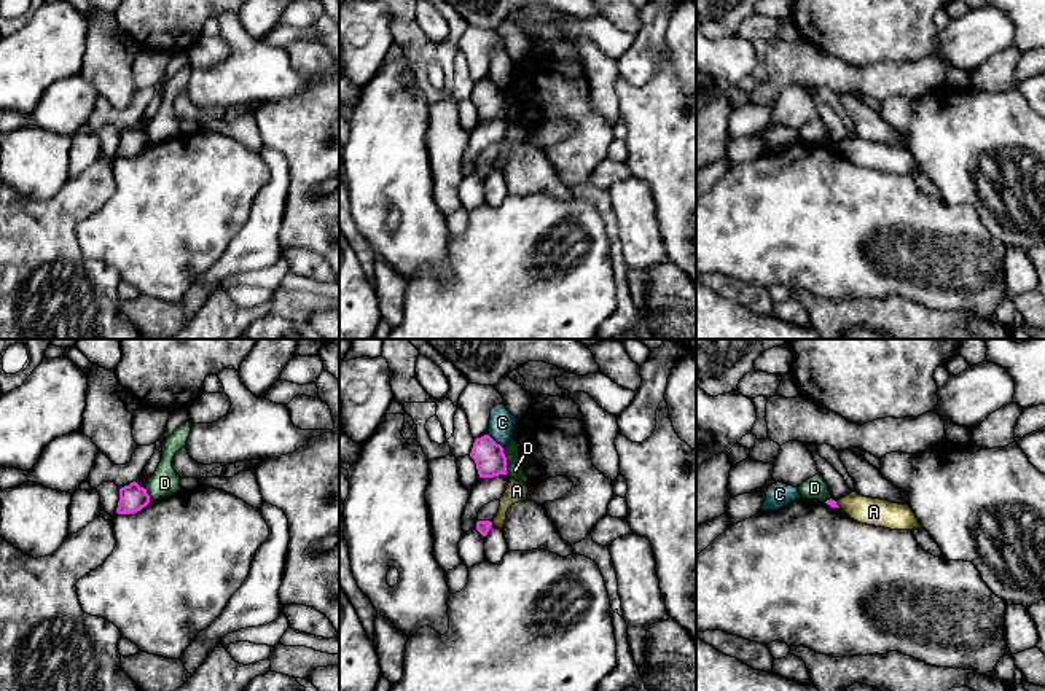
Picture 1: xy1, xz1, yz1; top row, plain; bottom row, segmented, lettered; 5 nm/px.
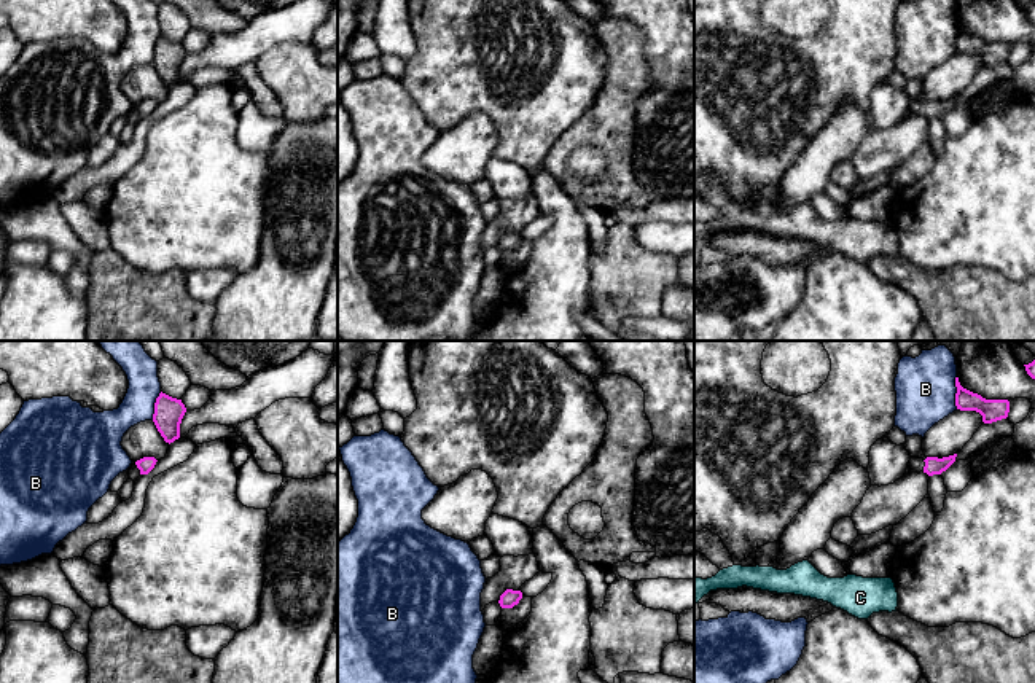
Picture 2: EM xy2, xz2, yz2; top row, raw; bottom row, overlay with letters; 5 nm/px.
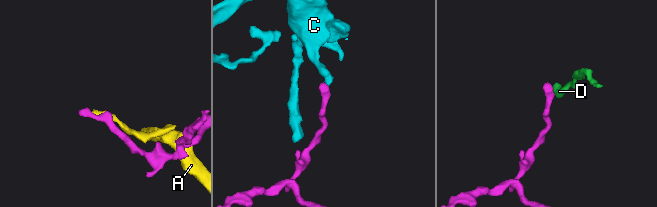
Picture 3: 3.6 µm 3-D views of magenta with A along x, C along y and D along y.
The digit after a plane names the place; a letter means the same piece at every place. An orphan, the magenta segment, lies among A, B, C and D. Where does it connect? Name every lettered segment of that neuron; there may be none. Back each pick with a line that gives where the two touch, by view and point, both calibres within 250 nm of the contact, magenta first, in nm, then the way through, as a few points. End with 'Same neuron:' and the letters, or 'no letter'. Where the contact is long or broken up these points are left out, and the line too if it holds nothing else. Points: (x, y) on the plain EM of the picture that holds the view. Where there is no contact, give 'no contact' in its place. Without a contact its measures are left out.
Same neuron: no letter

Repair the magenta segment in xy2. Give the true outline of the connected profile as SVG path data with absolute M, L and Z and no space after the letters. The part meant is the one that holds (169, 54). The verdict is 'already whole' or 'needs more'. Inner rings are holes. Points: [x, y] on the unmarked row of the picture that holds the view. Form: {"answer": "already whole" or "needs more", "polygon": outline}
{"answer": "already whole", "polygon": "M159 37L154 46L153 65L166 86L174 86L180 81L180 67L186 56L182 43Z"}

